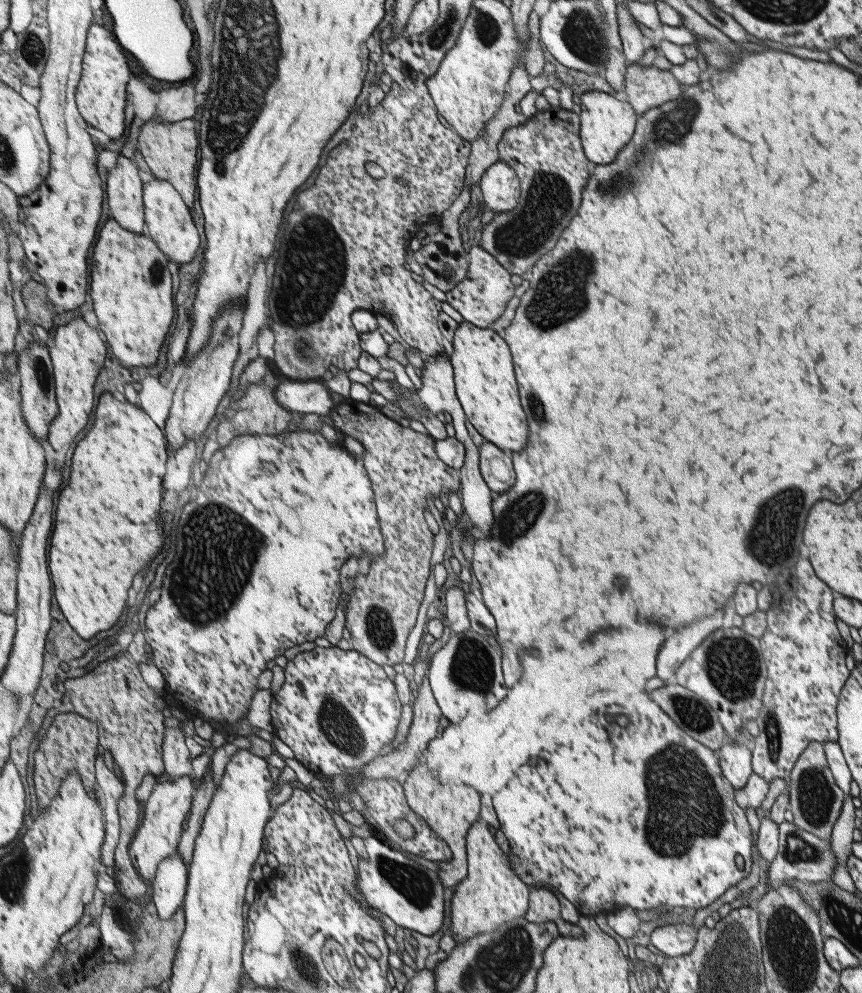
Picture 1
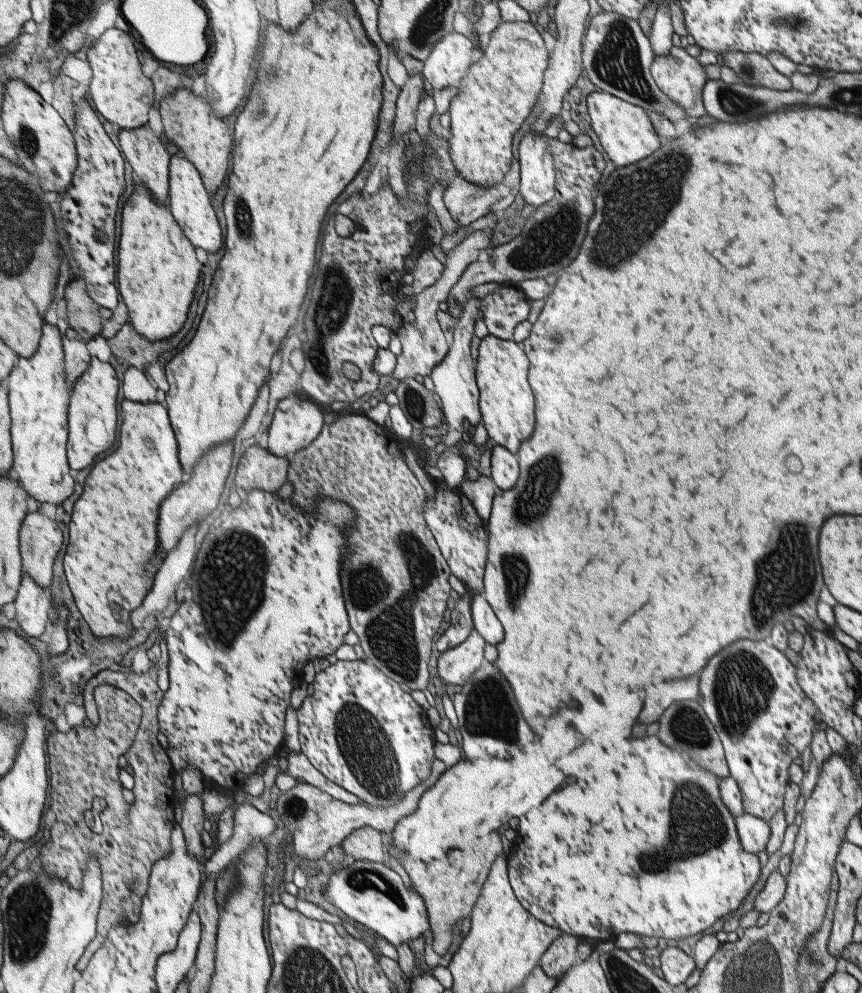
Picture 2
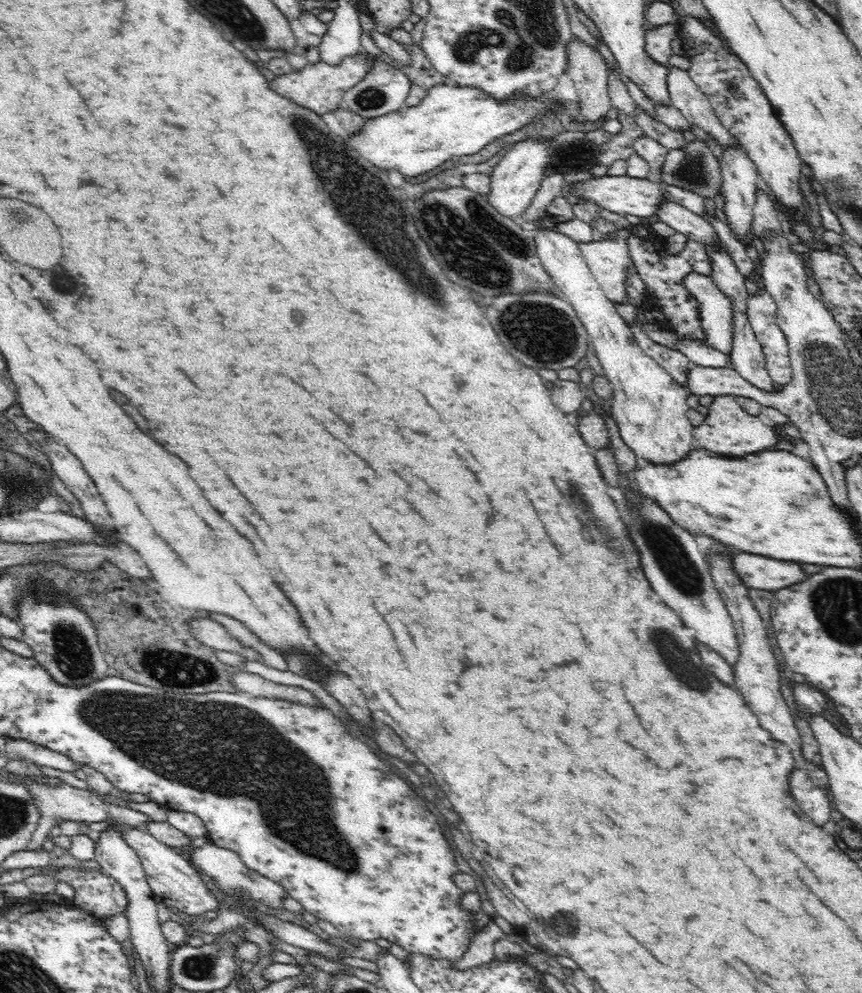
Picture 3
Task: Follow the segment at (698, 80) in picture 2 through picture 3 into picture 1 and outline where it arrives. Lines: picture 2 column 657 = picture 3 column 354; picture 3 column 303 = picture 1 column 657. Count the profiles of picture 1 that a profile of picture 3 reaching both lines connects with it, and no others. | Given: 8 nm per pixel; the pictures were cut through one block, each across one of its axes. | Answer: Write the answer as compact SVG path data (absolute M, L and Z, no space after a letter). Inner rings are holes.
M631 63L626 66L623 93L624 100L640 115L653 107L680 98L682 86L669 71Z

